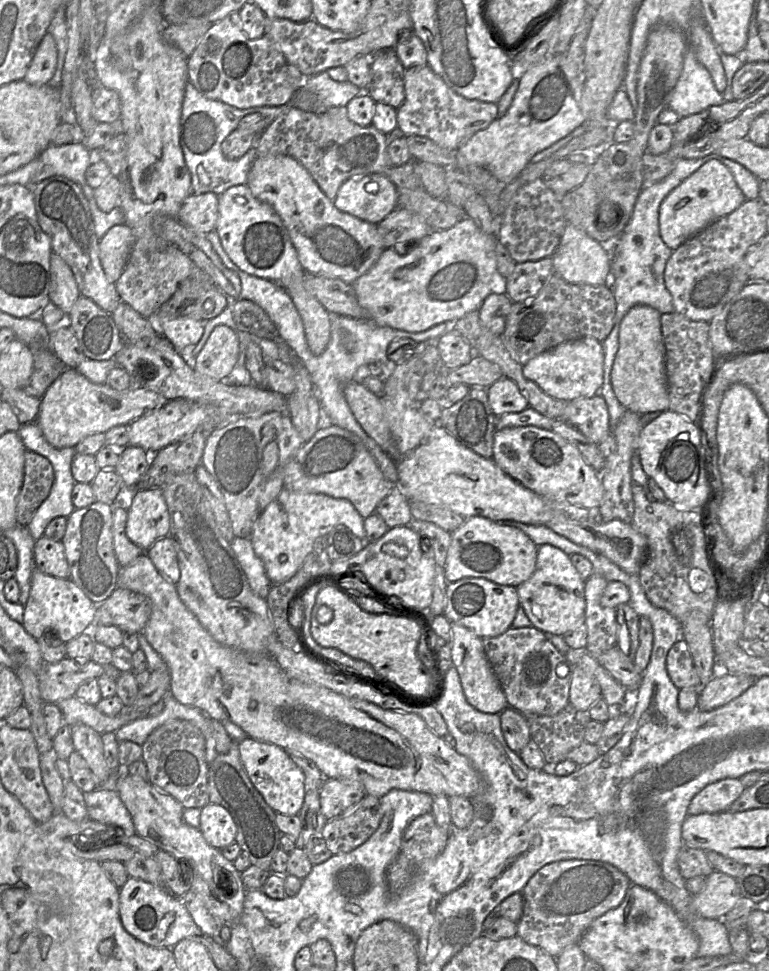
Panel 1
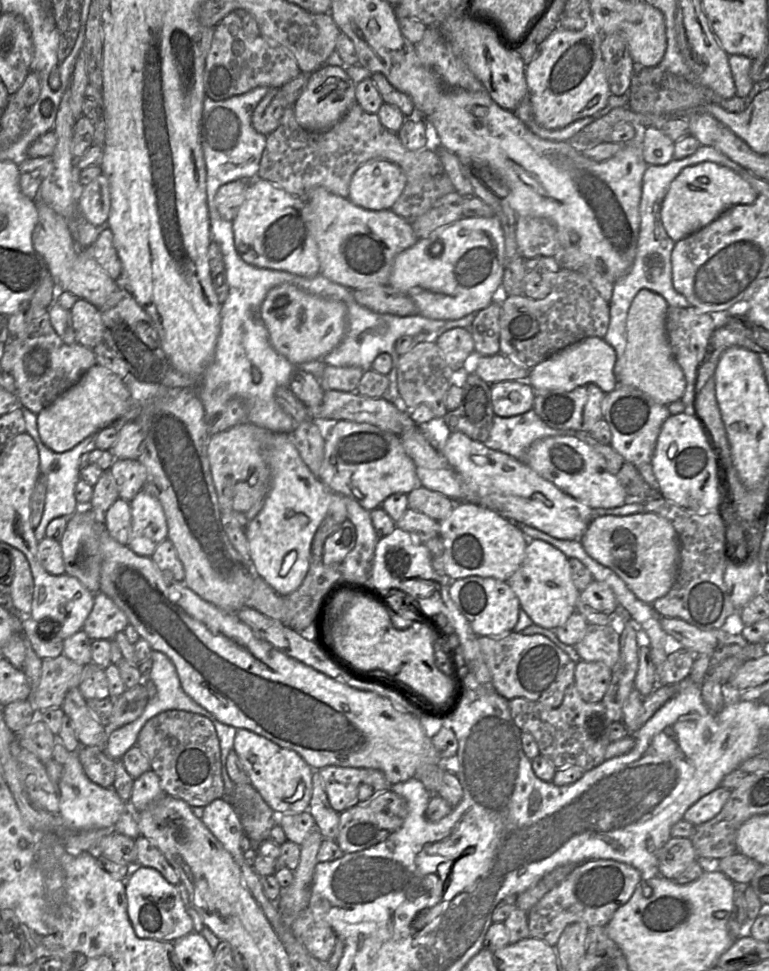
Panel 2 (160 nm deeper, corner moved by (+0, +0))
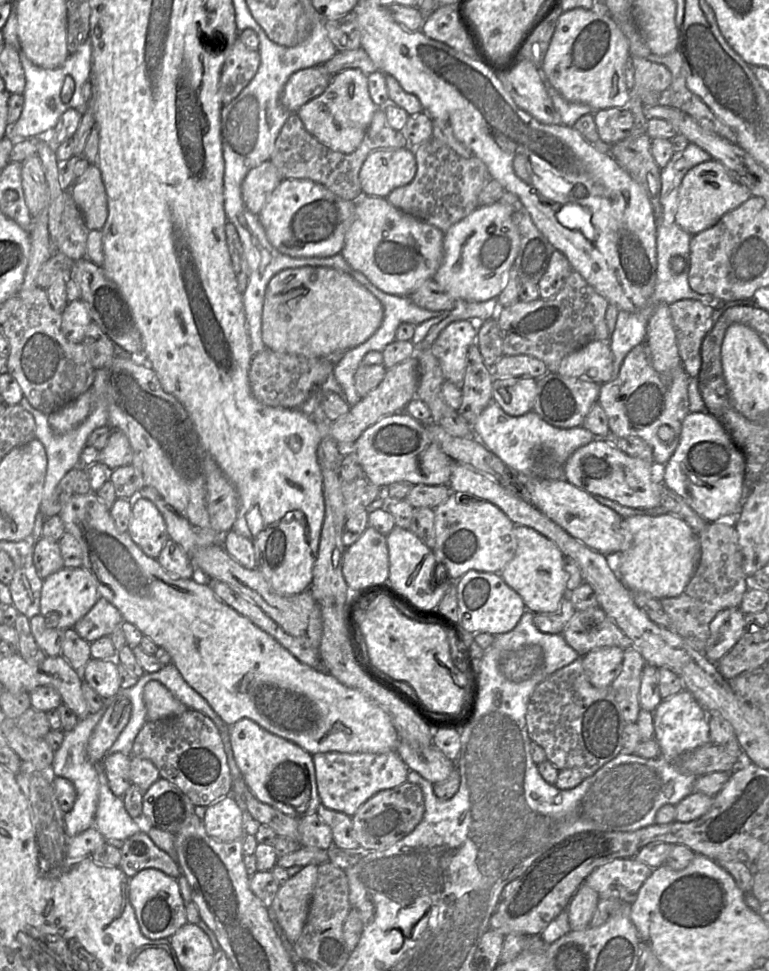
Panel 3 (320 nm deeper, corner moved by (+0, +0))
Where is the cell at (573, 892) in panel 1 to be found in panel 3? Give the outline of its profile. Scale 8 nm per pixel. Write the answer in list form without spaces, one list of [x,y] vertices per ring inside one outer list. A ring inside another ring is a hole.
[[[618,858],[596,868],[584,883],[601,898],[615,898],[632,904],[653,869],[634,858]]]

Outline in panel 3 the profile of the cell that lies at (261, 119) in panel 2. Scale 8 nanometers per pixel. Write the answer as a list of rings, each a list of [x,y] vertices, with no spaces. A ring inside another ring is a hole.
[[[317,66],[293,73],[283,88],[281,104],[291,114],[297,113],[301,106],[325,91],[332,76]]]

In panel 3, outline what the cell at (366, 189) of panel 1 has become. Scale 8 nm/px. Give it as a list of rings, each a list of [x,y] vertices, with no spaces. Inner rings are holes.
[[[409,146],[371,152],[359,173],[362,194],[386,198],[394,189],[409,184],[416,169],[414,152]]]

